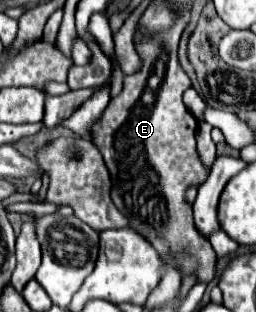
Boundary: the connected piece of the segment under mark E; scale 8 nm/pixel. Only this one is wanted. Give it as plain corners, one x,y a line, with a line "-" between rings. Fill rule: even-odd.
175,28
175,32
167,32
167,36
159,36
159,40
143,40
143,32
137,30
135,46
143,58
143,68
133,76
125,76
123,92
109,102
99,124
93,128
93,142
103,154
111,174
111,200
117,210
129,218
129,226
139,232
163,260
167,260
169,254
175,254
181,276
195,276
197,282
207,284
215,276
217,256
209,240
197,230
193,222
193,208
187,204
187,190
191,186
203,184
209,176
209,168
201,162
195,144
197,118
183,104
183,92
191,88
191,80
177,62
175,42
179,42
181,32
183,28

